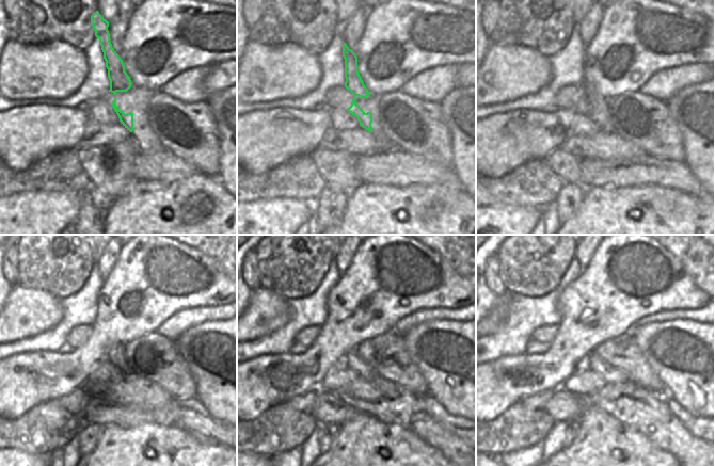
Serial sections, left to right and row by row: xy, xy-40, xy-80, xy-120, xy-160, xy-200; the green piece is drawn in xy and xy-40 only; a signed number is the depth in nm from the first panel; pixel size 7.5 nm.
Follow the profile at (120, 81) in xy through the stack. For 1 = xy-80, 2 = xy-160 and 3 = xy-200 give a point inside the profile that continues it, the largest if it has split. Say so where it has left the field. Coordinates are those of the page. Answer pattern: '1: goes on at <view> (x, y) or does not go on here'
1: goes on at xy-80 (594, 112)
2: goes on at xy-160 (355, 363)
3: goes on at xy-200 (610, 375)

